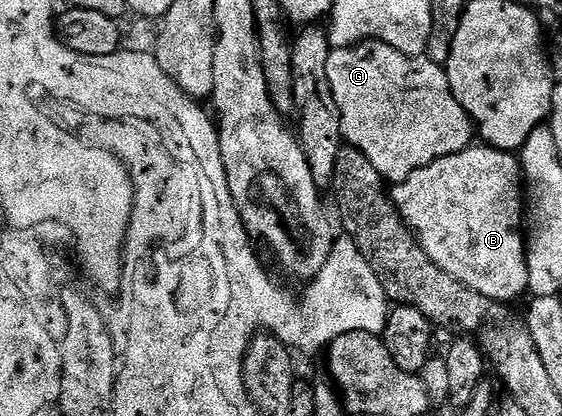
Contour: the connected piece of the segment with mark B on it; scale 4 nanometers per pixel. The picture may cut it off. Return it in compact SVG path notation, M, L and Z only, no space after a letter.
M484 143L474 144L472 147L459 151L455 155L447 155L411 175L406 181L396 182L391 189L391 198L394 208L397 209L403 221L409 226L413 234L416 234L417 241L422 245L423 251L430 256L432 263L435 263L447 275L459 279L467 287L479 291L479 295L487 295L493 301L502 303L513 303L513 300L522 292L528 290L528 269L525 262L526 234L523 232L523 180L521 162L512 152L504 149L490 149Z

